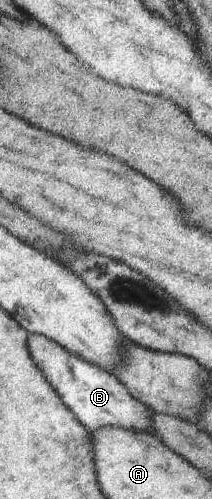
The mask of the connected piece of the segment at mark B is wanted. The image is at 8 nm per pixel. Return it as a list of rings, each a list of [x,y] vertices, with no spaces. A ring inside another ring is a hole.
[[[29,333],[27,344],[33,362],[41,368],[41,372],[55,388],[55,392],[63,398],[69,410],[91,433],[103,426],[121,426],[135,432],[151,431],[153,428],[151,409],[135,396],[131,396],[127,386],[119,382],[119,378],[113,373],[95,366],[93,362],[83,360],[81,356],[69,352],[67,348],[44,335]]]

